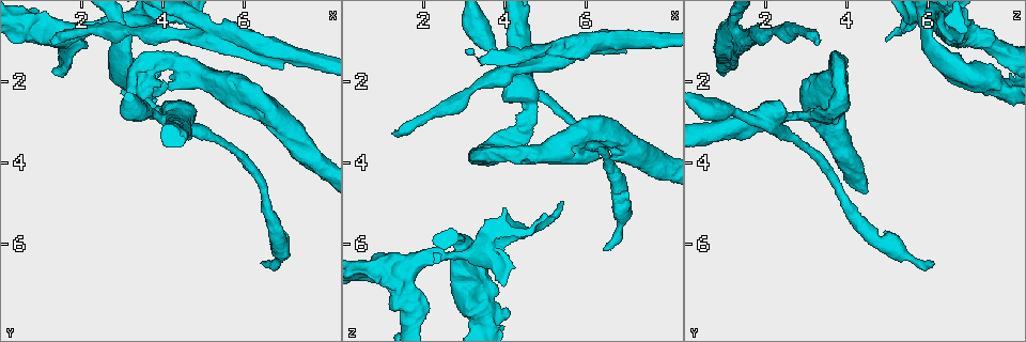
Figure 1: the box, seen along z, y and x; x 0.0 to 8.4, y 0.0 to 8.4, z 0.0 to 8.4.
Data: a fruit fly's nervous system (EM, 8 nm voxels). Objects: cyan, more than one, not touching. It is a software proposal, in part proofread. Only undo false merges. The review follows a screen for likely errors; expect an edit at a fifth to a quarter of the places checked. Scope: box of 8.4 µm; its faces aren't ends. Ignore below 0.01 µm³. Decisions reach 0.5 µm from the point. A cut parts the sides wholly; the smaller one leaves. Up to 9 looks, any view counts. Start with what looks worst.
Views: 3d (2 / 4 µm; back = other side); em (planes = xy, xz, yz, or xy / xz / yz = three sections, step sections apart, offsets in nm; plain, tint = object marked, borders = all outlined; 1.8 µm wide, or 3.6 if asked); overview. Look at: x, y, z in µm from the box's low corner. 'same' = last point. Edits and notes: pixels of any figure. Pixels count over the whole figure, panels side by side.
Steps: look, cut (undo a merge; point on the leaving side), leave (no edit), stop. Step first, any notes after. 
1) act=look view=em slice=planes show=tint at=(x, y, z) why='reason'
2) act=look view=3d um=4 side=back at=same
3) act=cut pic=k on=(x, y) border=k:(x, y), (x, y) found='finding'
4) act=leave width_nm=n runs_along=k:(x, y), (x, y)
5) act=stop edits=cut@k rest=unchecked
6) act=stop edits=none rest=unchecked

act=look view=3d um=4 at=(4.50, 2.80, 2.30)

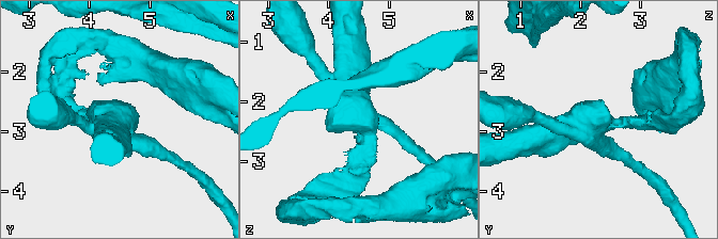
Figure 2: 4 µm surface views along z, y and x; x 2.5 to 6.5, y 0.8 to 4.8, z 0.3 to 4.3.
act=look view=em slice=planes show=tint at=(4.55, 2.80, 2.25) arms=4

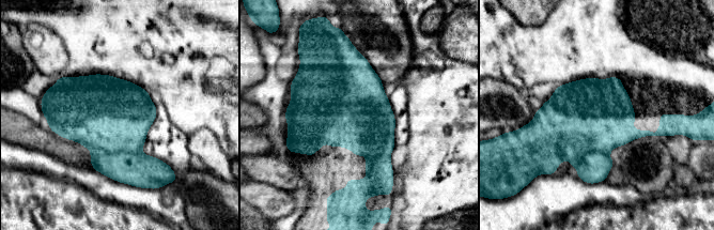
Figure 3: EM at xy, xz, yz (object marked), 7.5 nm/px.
act=cut pic=3 on=(140, 170) width_nm=600 border=3:(91, 150), (140, 152) found='two neurons meet here'

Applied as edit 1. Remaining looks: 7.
act=look view=3d um=4 at=(3.75, 2.20, 7.80) why='thin arm on a thick one'

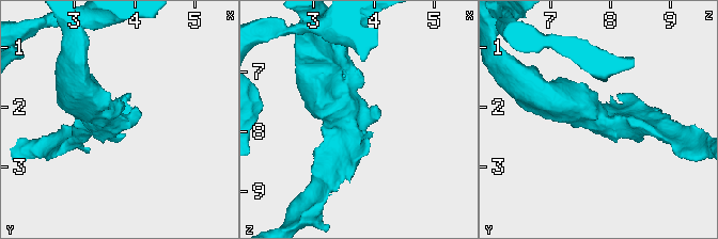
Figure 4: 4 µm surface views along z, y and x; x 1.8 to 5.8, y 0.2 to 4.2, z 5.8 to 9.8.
act=look view=em slice=planes show=borders at=(3.75, 2.25, 7.75) arms=3 arm_widths_nm=180,300,500

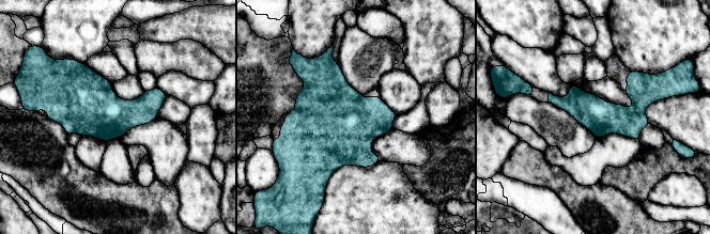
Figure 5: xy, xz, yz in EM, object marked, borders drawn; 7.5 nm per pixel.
act=leave width_nm=260 found='continuous, no second neuron'

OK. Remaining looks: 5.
act=look view=3d um=2 at=(3.75, 1.60, 3.85) why='thick turns thin'

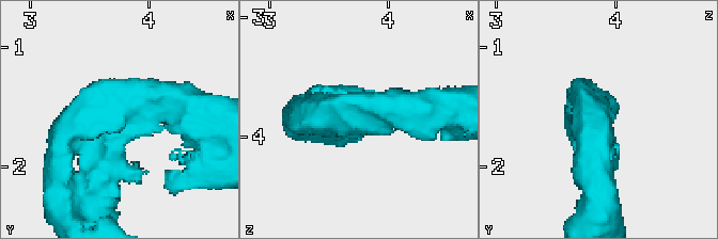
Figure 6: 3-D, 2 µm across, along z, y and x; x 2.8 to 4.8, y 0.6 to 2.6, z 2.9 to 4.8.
act=look view=em slice=xz step=16 show=tint at=(3.74, 1.60, 3.86) why='need the tissue'

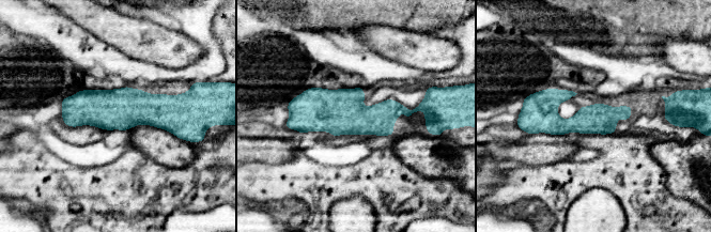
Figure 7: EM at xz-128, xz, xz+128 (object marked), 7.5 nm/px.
act=look view=em slice=planes show=borders at=same

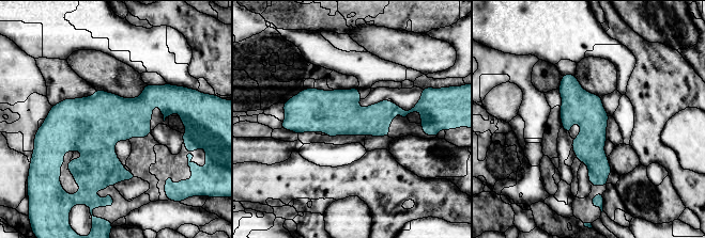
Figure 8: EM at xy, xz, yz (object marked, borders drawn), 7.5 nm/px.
act=leave runs_along=8:(404, 113), (288, 114) found='continuous, no second neuron'

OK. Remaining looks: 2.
act=stop edits=cut@3 rest=unchecked

